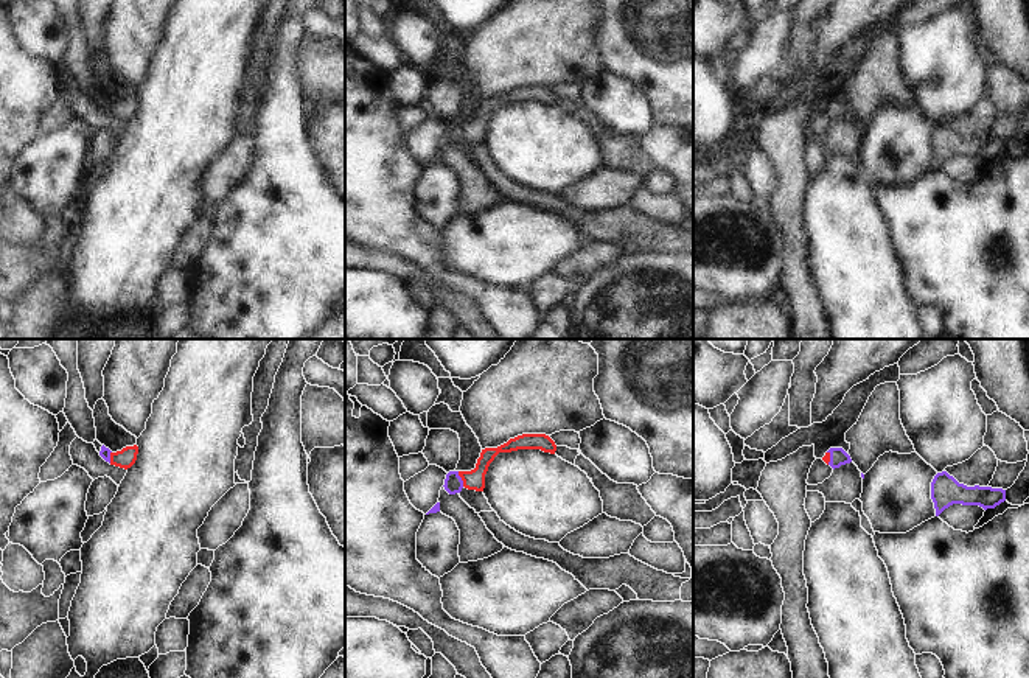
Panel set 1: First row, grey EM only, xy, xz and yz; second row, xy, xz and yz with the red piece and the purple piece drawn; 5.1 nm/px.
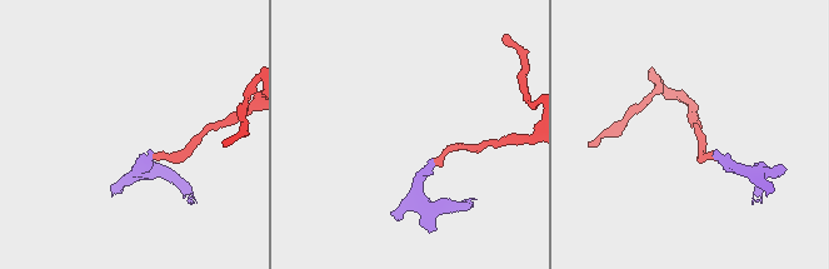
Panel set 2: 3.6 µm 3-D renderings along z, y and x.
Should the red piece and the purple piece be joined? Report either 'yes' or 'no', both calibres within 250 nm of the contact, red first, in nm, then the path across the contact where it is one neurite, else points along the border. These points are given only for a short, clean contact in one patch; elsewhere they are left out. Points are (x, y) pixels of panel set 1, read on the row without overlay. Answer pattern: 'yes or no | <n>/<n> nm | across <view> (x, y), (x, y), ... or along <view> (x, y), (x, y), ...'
yes | 110/100 nm | across xz (474, 131), (462, 131), (453, 136)

